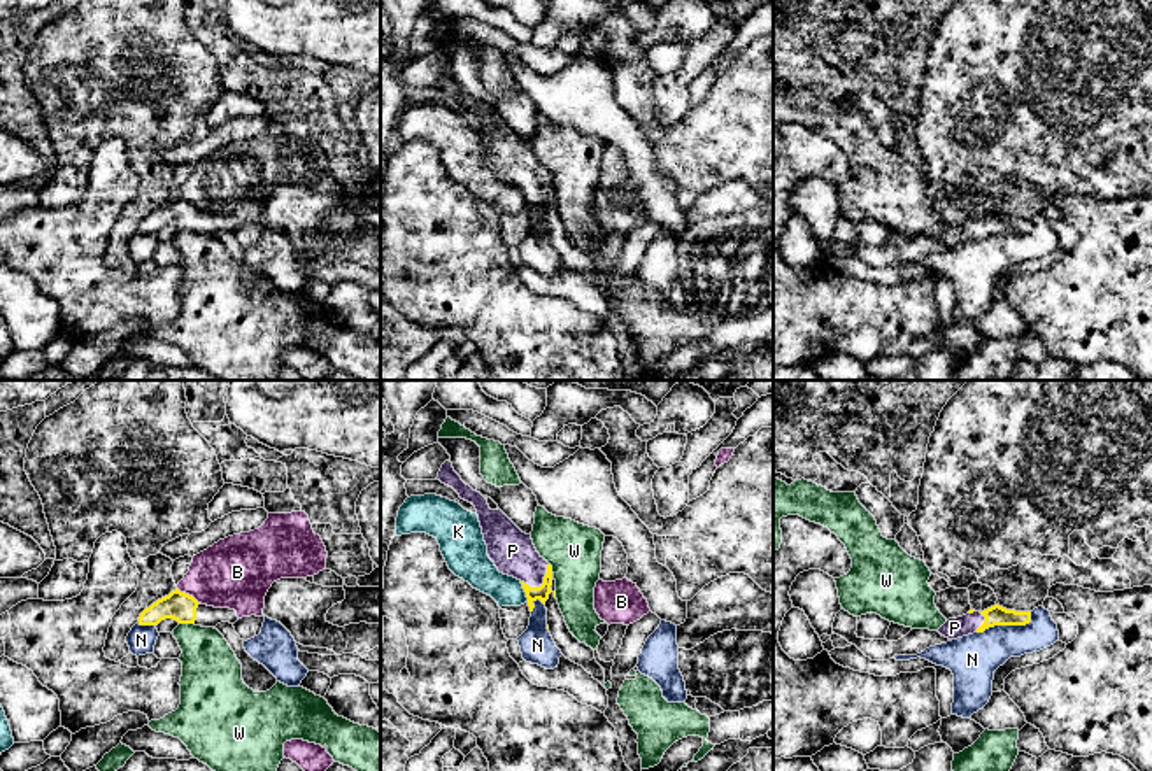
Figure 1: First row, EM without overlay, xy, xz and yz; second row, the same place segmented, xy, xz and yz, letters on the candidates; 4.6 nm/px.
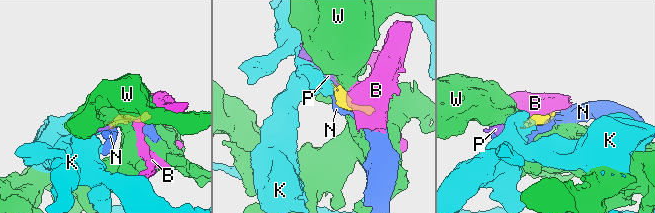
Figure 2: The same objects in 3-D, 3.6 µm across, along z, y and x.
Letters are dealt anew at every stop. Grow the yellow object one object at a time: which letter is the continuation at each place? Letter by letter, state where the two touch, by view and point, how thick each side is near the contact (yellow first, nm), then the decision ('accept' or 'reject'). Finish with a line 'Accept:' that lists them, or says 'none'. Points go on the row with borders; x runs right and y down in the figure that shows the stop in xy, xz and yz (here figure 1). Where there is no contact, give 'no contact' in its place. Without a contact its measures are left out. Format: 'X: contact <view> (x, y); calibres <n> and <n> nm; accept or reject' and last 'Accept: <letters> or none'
B: contact xy (188, 594); calibres 140 and 320 nm; reject
K: contact xz (525, 591); calibres 70 and 150 nm; reject
N: contact yz (1007, 624); calibres 100 and 220 nm; reject
P: contact xz (542, 584); calibres 70 and 200 nm; accept
W: contact xy (186, 622); calibres 140 and 260 nm; reject
Accept: P

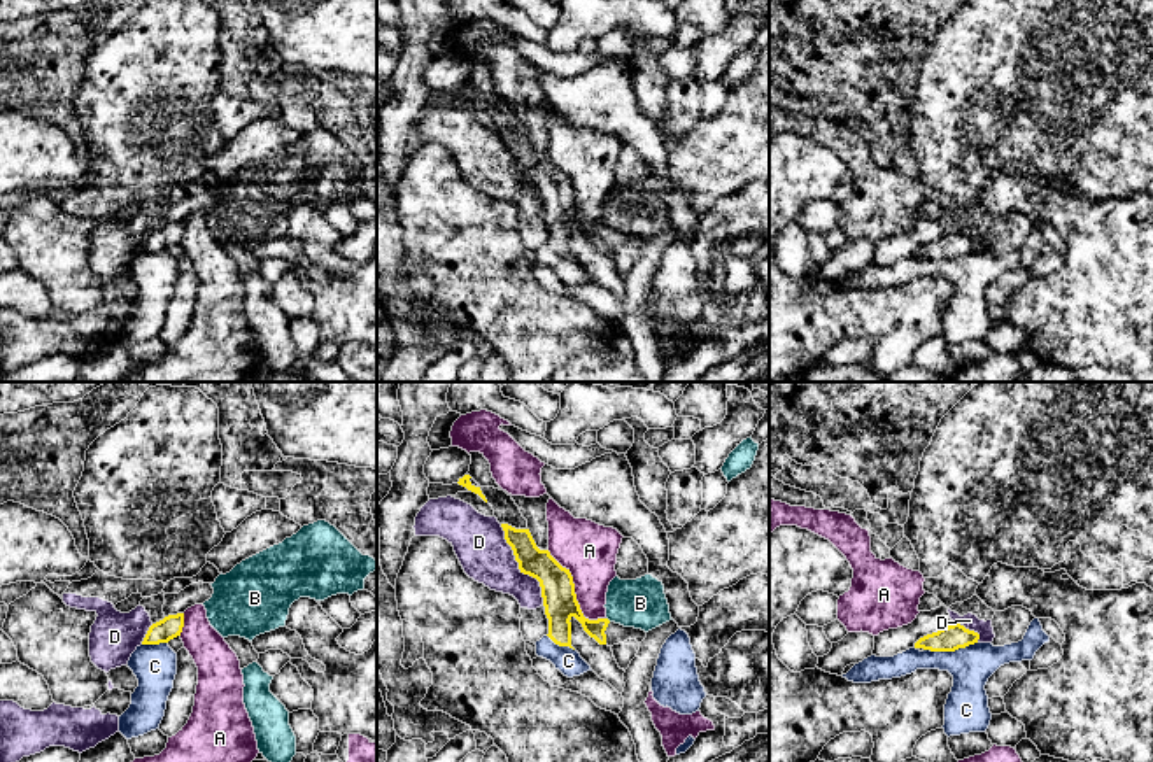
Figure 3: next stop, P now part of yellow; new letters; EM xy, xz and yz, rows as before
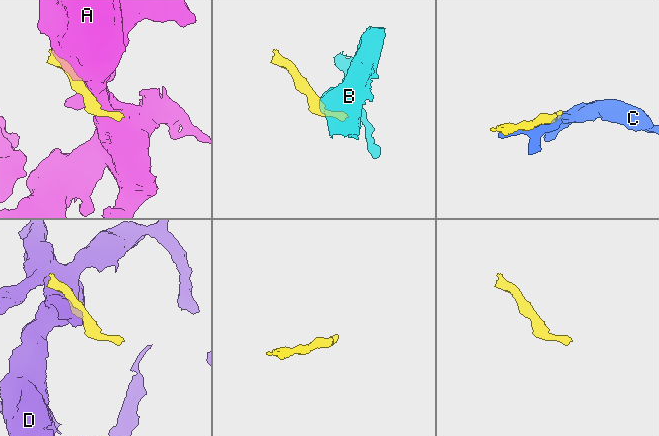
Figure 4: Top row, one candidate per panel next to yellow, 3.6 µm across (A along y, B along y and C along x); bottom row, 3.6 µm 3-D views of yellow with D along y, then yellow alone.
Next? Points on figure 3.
A: contact xz (575, 594); calibres 160 and 260 nm; reject
B: no contact; reject
C: contact yz (950, 650); calibres 120 and 190 nm; reject
D: contact xz (519, 568); calibres 160 and 240 nm; reject
Accept: none

